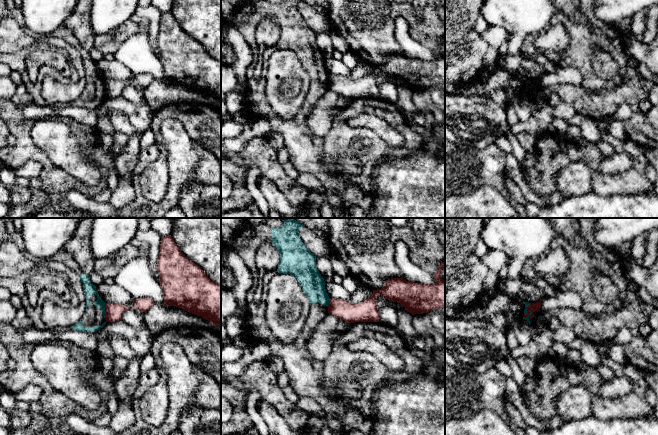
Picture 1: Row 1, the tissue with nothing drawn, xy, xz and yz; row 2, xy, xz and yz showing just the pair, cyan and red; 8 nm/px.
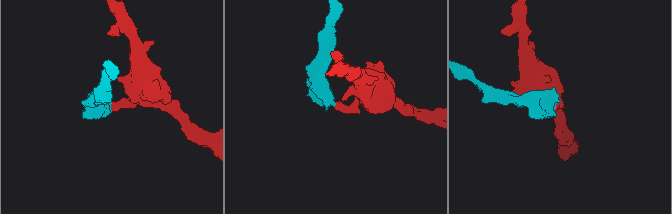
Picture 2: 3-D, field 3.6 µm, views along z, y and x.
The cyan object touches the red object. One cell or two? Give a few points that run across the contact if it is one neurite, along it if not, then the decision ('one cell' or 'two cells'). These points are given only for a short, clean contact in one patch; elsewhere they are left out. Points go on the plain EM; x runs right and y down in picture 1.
line xy (106, 79), (104, 93); two cells

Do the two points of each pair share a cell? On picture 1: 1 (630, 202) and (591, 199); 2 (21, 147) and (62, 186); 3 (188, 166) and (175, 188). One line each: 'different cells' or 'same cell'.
1: same cell
2: same cell
3: same cell

